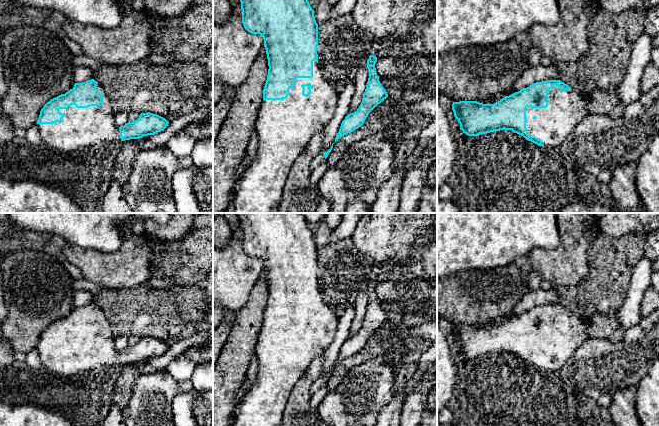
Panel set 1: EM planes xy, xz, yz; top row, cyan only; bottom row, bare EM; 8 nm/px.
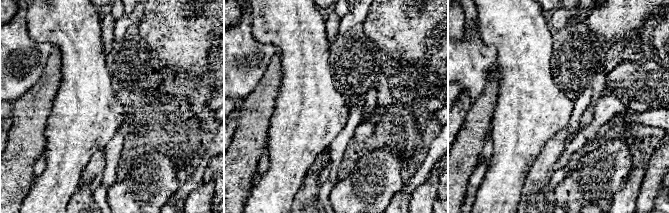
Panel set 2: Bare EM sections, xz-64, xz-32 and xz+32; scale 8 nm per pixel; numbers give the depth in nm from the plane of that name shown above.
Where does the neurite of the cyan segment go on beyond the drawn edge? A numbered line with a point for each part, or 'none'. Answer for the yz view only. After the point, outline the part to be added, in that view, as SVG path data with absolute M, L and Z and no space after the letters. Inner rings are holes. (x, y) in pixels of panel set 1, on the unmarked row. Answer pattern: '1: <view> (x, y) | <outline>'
1: yz (566, 332) | M557 309L548 315L548 330L546 332L526 332L526 352L529 360L542 364L542 371L559 372L570 356L586 340L590 338L588 323L575 313L559 314Z

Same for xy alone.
1: xy (81, 351) | M97 307L96 313L103 318L102 330L77 332L72 329L59 334L65 338L61 346L35 348L44 368L59 376L71 377L99 366L121 366L109 322L101 308Z

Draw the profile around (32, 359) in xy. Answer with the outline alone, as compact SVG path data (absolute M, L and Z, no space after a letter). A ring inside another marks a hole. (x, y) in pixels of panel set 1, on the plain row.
M33 349L26 354L25 363L34 370L38 370L43 367L39 357L39 353L36 349Z

